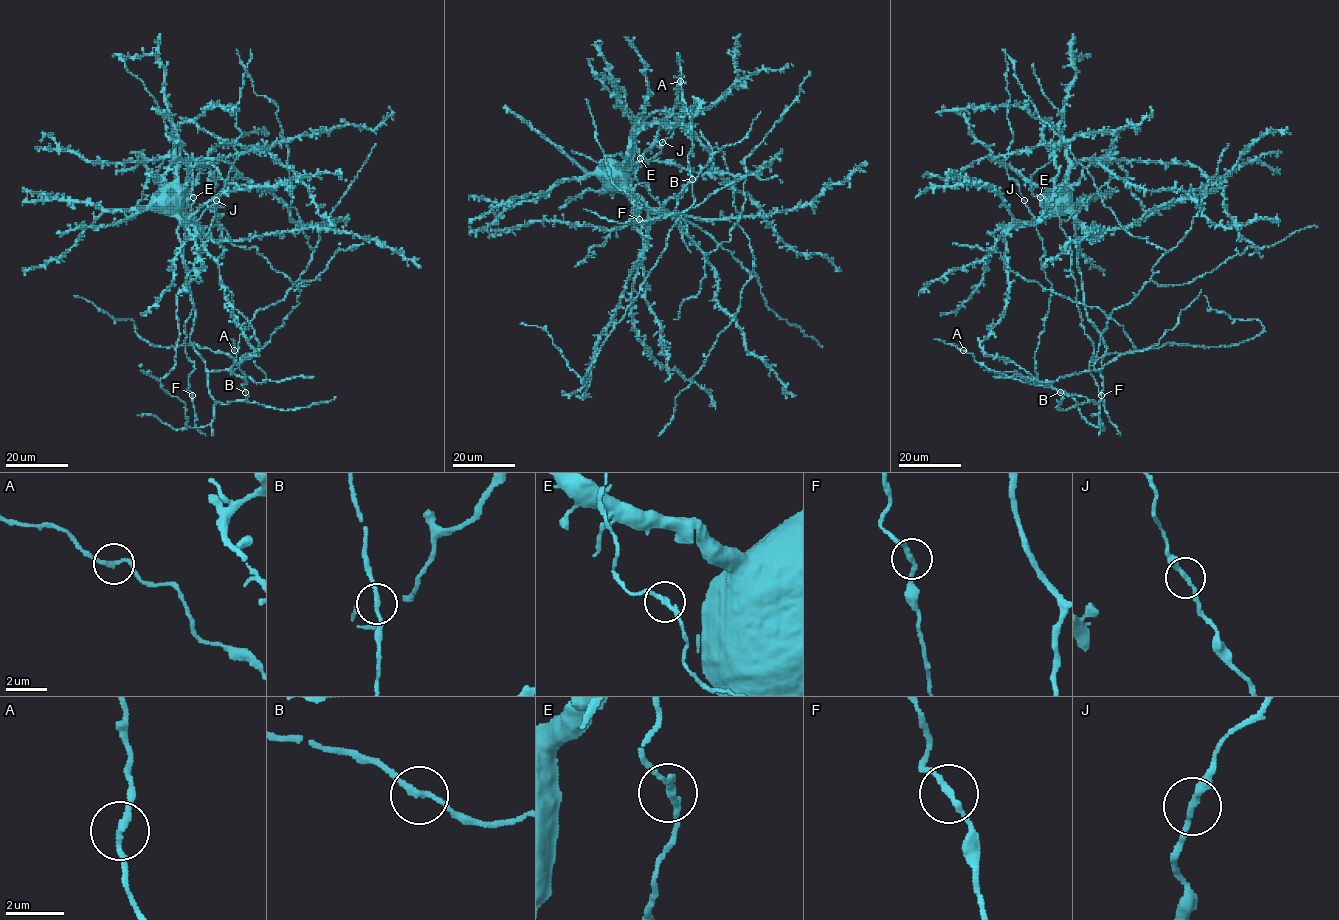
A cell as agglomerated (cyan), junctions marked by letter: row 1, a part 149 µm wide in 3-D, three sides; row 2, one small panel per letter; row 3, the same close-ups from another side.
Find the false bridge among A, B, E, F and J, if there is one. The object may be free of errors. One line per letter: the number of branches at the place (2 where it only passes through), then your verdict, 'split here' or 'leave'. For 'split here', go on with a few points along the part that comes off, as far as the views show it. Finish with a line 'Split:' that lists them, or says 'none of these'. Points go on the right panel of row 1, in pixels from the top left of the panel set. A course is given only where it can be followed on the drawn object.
A: branches 2; leave
B: branches 2; leave
E: branches 2; leave
F: branches 2; leave
J: branches 2; leave
Split: none of these

